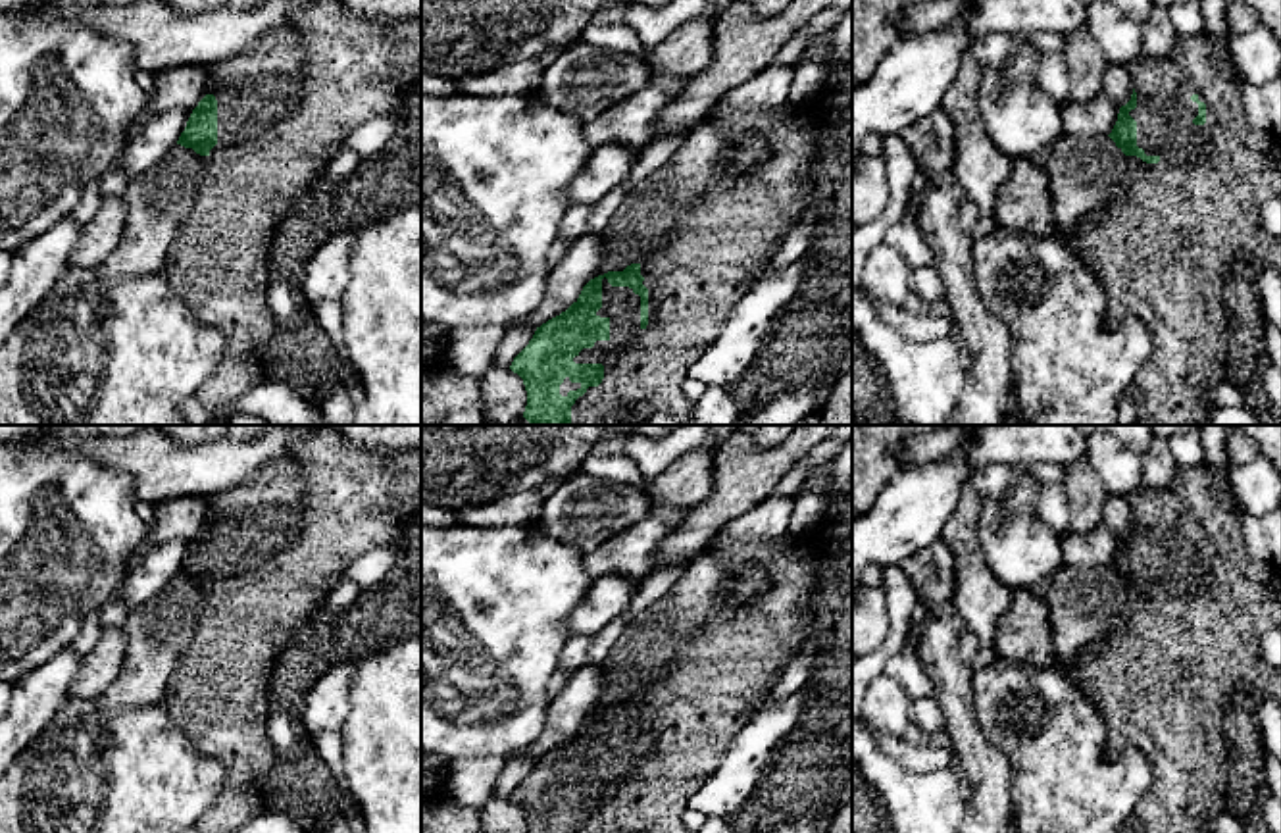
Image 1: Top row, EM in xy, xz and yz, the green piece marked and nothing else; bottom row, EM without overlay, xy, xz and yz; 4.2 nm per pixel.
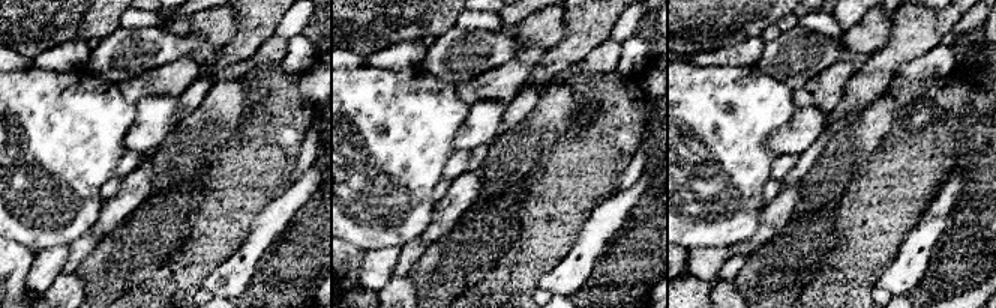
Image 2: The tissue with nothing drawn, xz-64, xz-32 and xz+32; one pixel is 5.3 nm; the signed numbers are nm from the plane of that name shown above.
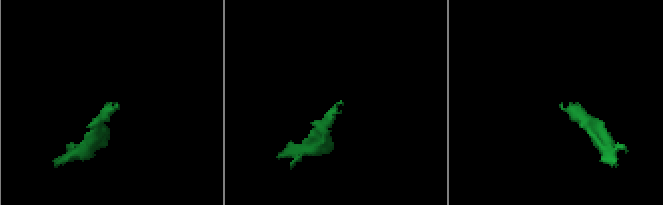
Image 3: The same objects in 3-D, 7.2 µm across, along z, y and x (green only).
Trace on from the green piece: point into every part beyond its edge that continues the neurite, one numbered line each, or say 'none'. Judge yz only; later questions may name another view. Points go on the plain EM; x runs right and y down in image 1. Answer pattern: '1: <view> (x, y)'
1: yz (1164, 543)

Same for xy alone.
1: xy (260, 556)

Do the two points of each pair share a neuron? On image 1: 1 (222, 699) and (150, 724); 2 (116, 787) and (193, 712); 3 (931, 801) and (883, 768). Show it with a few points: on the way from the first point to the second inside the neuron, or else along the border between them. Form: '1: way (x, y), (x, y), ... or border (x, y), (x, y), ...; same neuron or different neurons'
1: border (160, 703), (199, 751); different neurons
2: border (160, 703), (177, 728), (200, 751), (212, 757); different neurons
3: way (920, 801), (895, 780); same neuron

